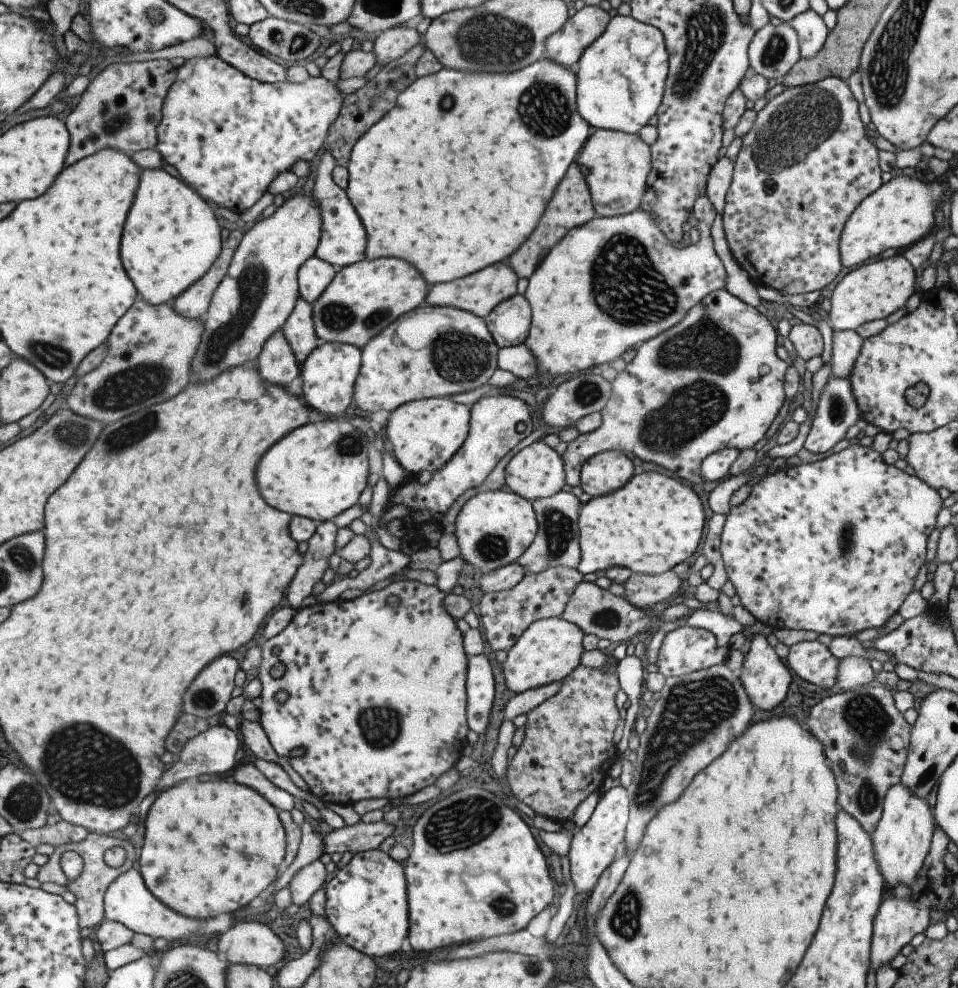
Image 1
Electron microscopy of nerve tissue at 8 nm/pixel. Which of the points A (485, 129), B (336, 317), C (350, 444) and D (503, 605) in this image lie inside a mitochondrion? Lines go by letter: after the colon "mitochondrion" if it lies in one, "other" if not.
A: other
B: mitochondrion
C: mitochondrion
D: other

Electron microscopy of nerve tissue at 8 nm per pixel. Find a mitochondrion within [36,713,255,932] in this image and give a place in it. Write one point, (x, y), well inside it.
(86, 765)

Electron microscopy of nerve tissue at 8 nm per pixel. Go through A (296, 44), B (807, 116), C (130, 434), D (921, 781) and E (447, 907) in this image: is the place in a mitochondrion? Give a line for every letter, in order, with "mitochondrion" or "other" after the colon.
A: mitochondrion
B: mitochondrion
C: mitochondrion
D: mitochondrion
E: other

